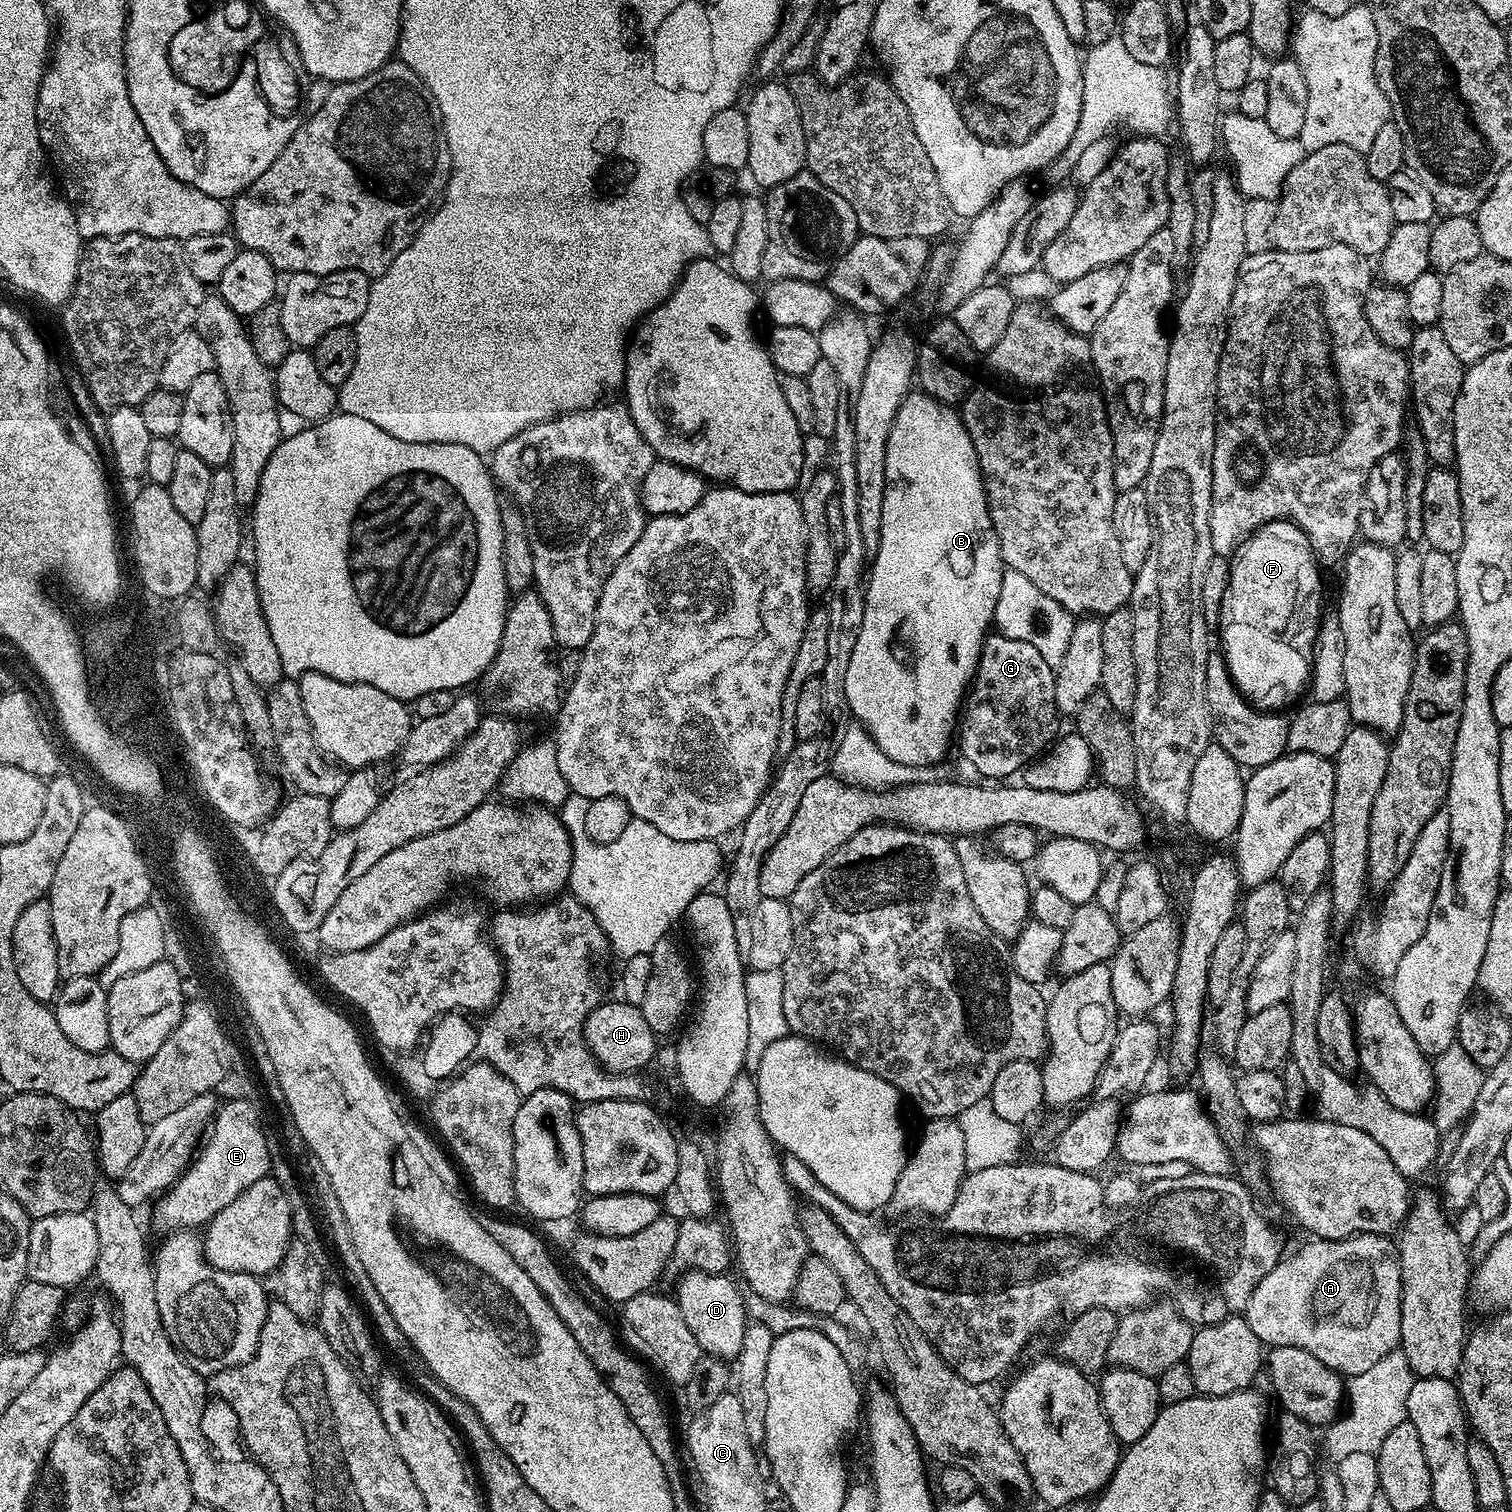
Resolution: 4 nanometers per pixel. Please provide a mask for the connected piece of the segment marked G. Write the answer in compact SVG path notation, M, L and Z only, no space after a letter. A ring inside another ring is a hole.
M992 634L985 639L980 651L980 664L966 693L956 731L957 749L960 748L967 762L984 775L981 777L1004 780L1010 778L1006 776L1017 775L1055 741L1060 719L1054 702L1055 681L1055 671L1030 643L1001 634Z

